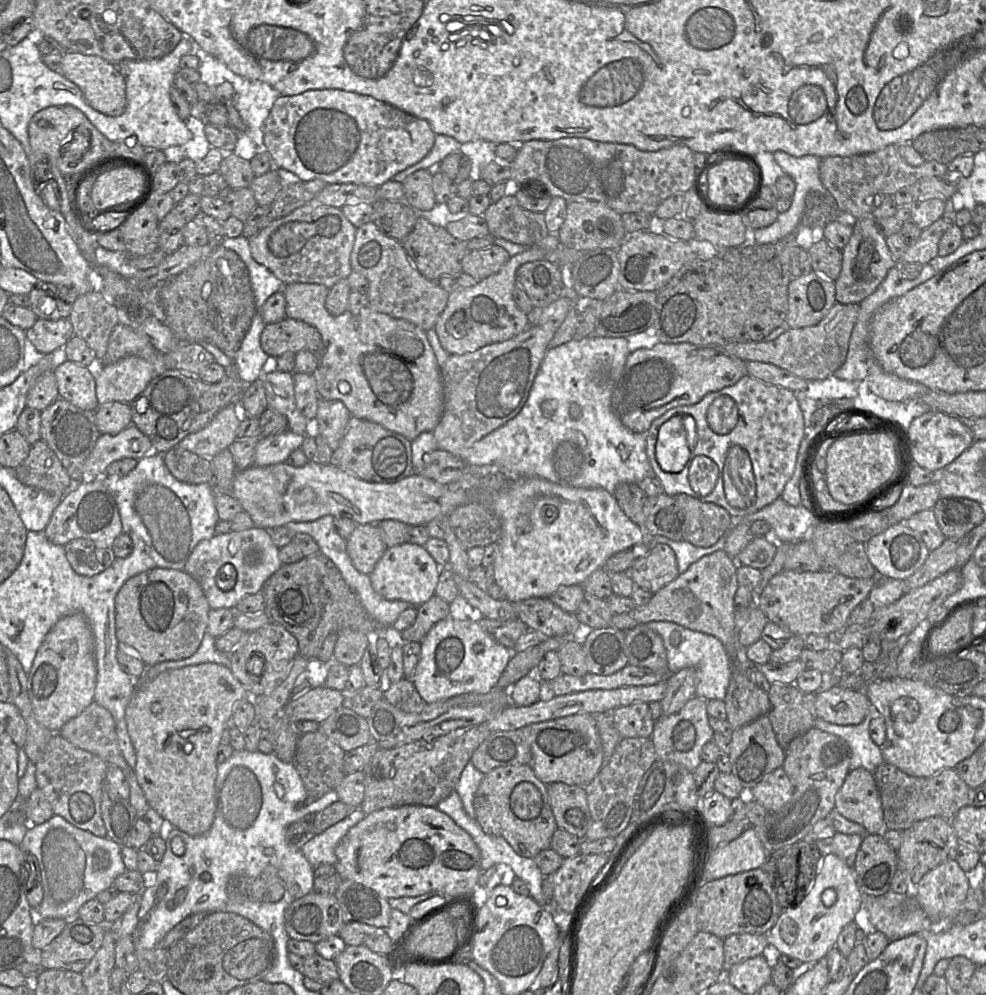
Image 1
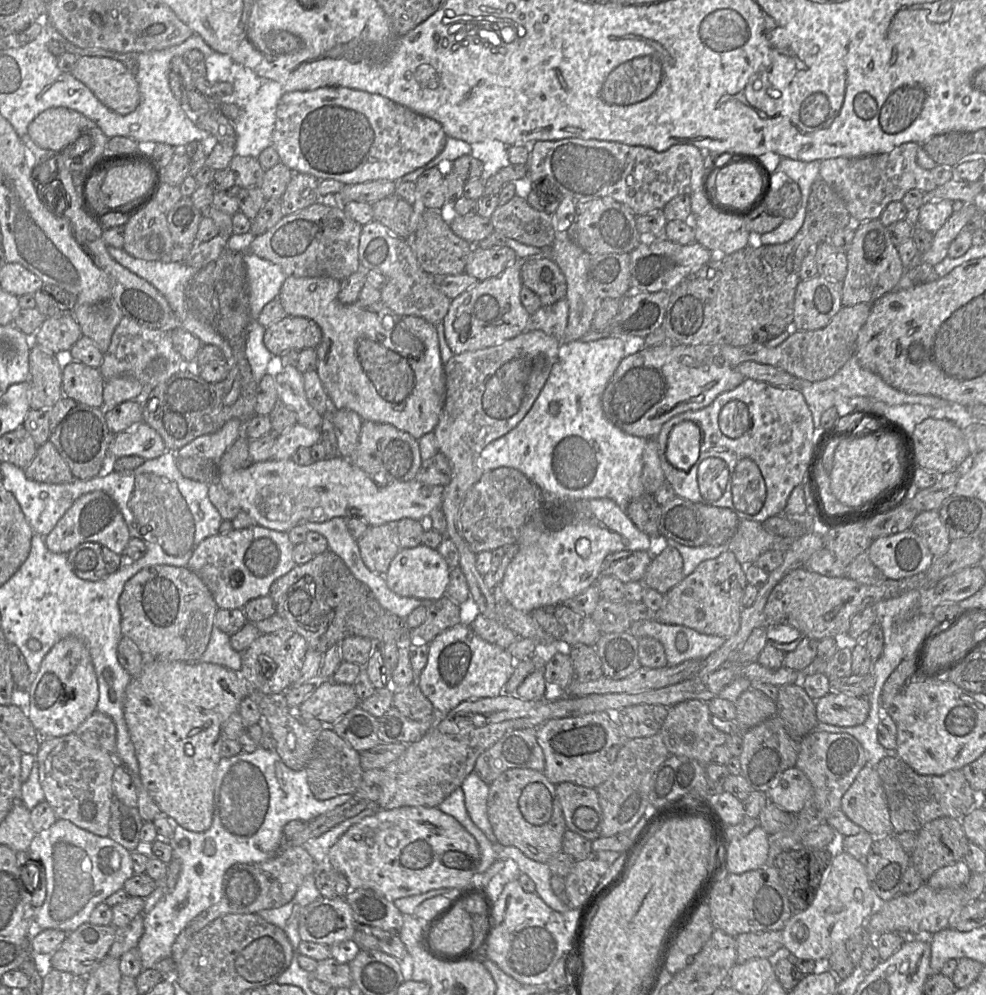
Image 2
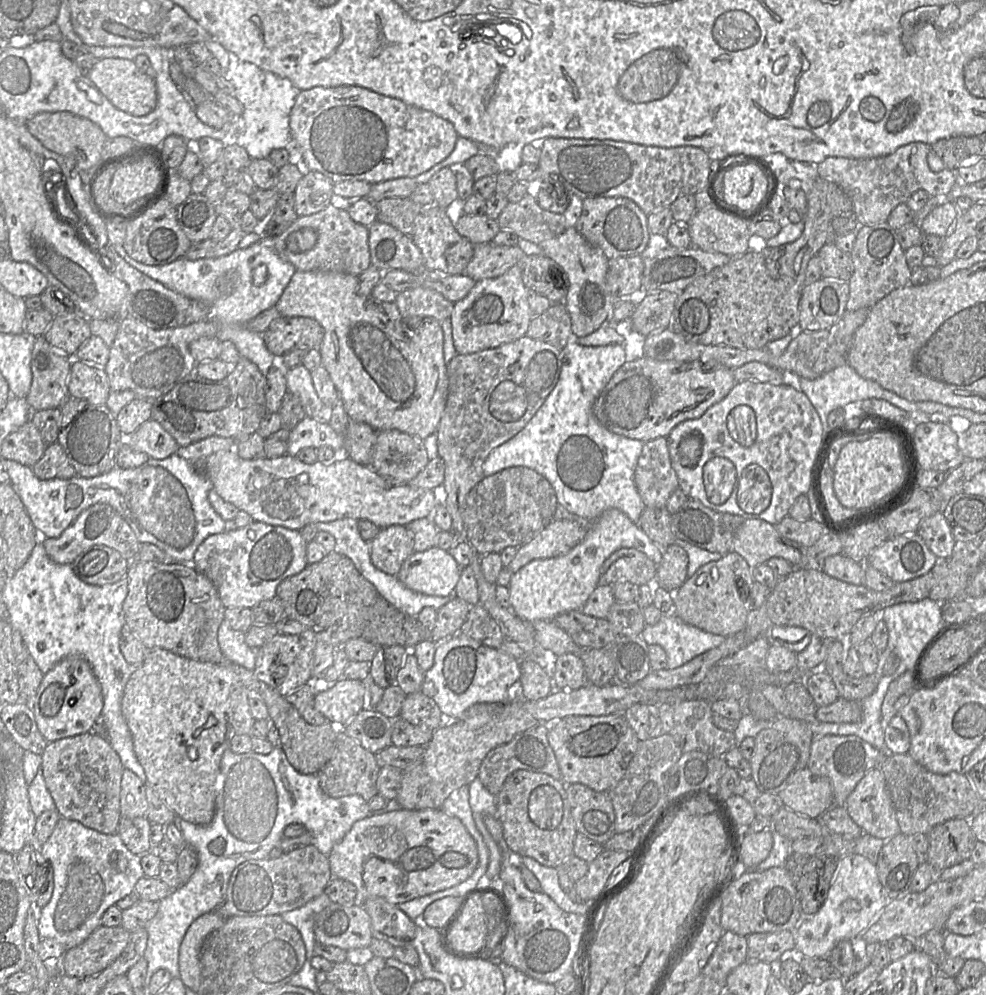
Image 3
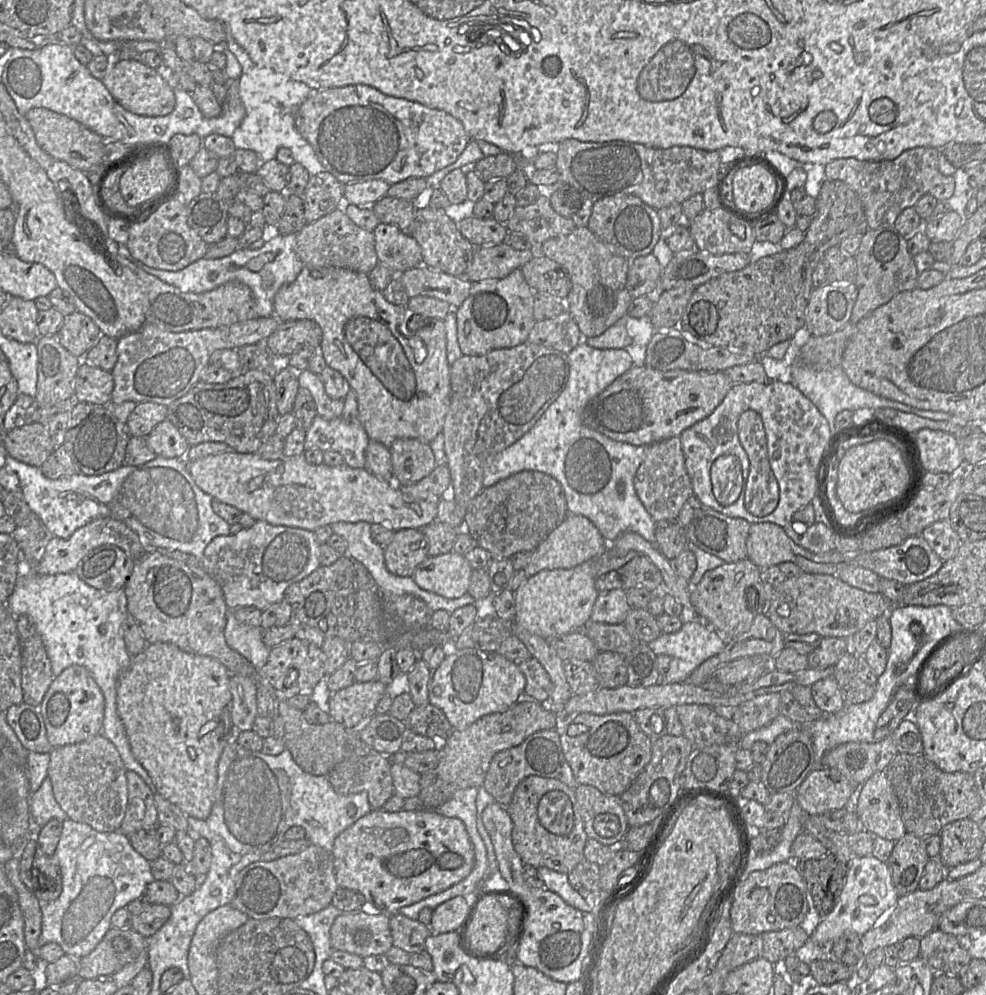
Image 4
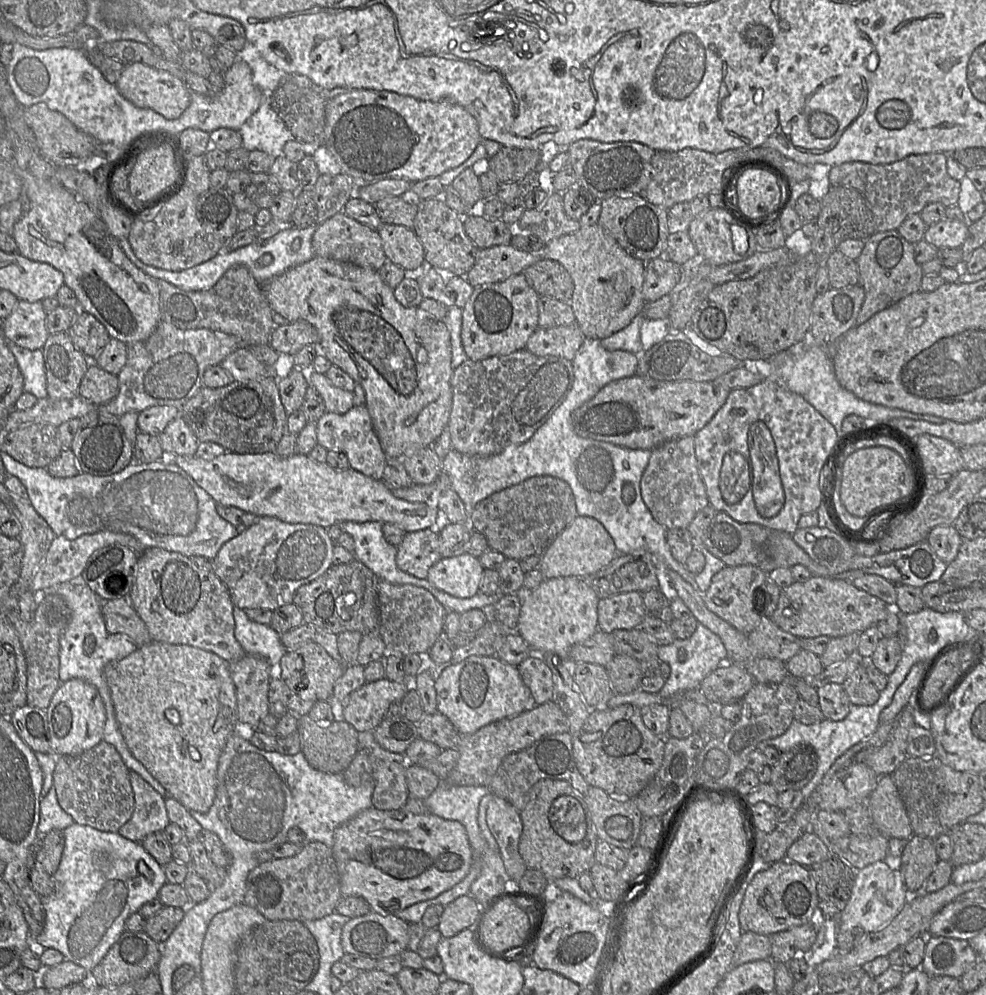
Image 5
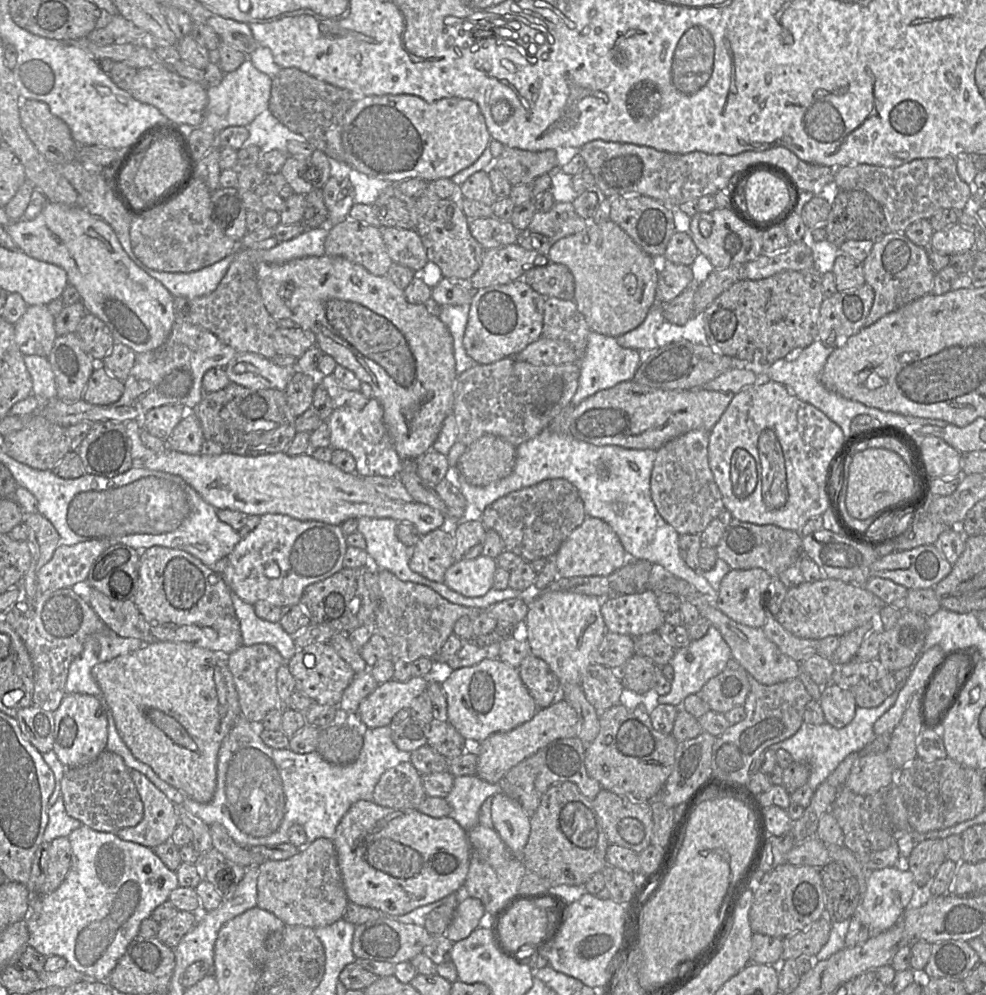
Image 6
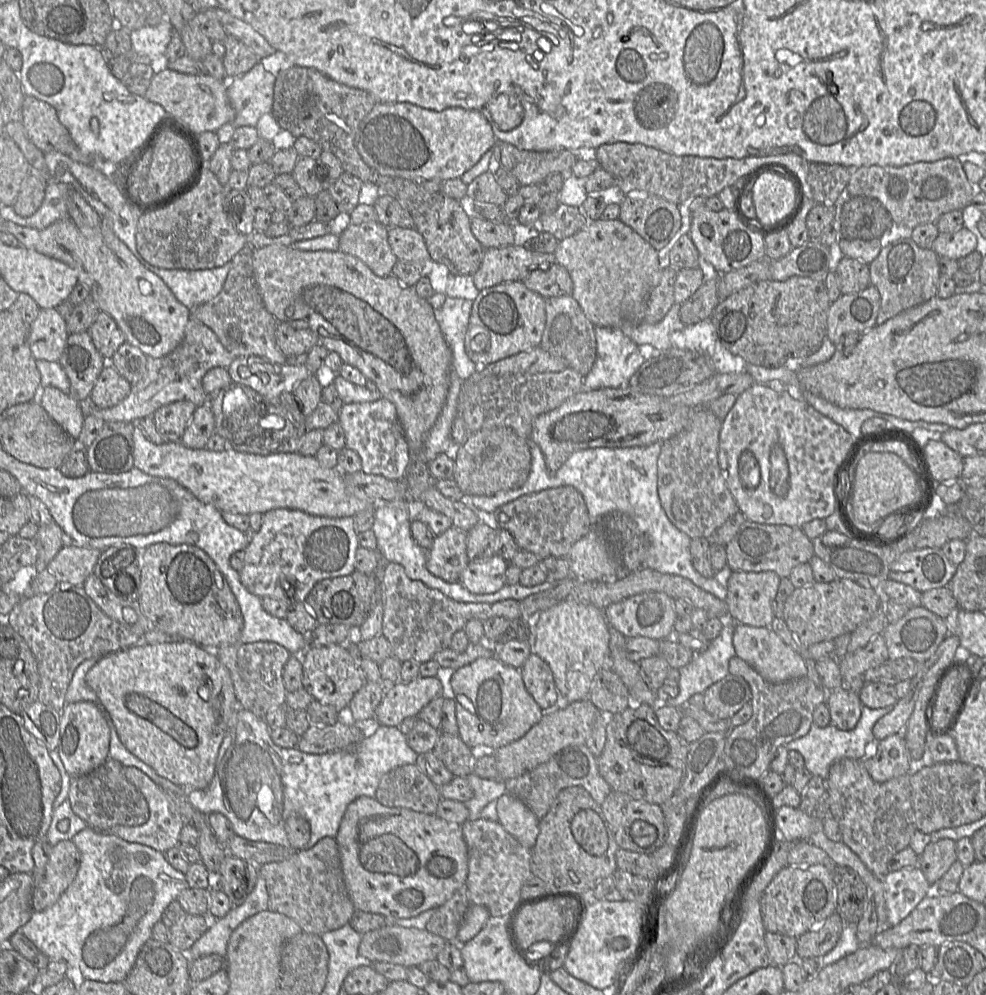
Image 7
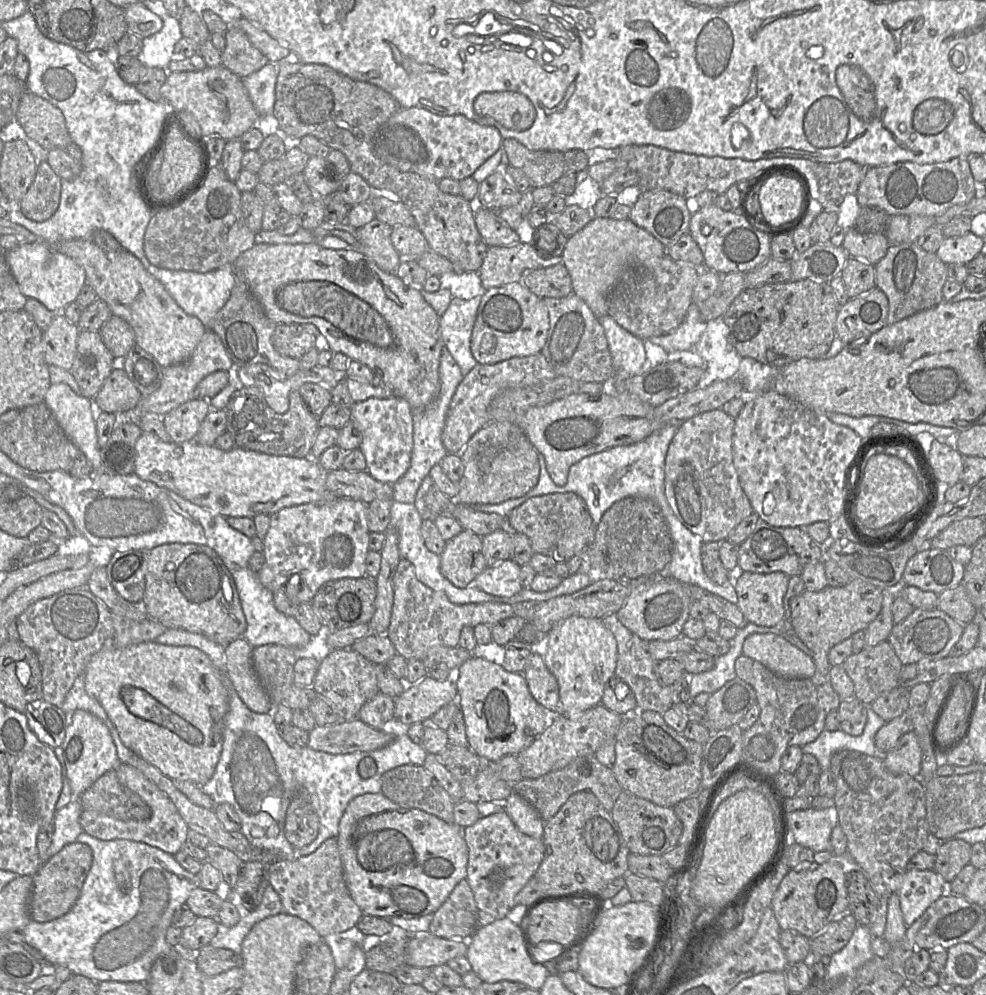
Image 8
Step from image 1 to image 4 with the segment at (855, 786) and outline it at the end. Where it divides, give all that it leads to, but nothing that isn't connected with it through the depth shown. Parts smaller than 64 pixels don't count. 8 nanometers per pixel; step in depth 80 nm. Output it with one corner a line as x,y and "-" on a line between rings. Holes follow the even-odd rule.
883,771
859,787
851,809
861,829
879,838
896,842
906,834
897,797

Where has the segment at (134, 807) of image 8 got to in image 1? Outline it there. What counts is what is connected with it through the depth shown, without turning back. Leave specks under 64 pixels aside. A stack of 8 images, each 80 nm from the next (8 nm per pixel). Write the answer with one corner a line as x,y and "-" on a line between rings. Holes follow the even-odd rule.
54,733
43,756
36,763
37,788
52,806
54,815
61,816
73,826
95,836
106,837
101,816
101,797
108,765
100,757
74,746
59,733

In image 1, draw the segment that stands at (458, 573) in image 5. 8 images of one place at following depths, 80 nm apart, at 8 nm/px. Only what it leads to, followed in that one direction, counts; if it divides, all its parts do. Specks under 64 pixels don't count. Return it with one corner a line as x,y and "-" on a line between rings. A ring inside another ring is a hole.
404,543
387,547
369,577
372,588
382,597
417,607
435,595
441,568
423,546

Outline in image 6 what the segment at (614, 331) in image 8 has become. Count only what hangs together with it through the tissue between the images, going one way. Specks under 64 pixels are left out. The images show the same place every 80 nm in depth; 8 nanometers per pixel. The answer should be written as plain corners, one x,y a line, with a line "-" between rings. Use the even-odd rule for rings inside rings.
591,332
585,353
578,364
581,373
578,388
570,402
570,407
577,406
584,399
601,390
611,388
624,381
632,380
641,364
641,355
635,349
620,346
614,337

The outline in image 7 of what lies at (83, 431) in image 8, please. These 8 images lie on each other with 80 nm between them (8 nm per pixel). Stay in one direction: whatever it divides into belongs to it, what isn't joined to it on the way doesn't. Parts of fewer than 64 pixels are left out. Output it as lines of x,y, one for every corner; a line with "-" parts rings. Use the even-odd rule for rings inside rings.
47,386
40,391
39,403
49,416
77,441
85,419
85,404
60,389

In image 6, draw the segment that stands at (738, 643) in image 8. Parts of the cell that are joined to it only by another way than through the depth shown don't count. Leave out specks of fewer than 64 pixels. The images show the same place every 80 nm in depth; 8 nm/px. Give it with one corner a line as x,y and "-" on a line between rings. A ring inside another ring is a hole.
711,625
703,637
692,640
687,647
675,649
675,654
669,661
669,665
674,670
671,689
669,693
660,695
658,703
682,707
684,699
689,695
699,694
702,687
711,678
717,676
726,668
730,659
732,659
732,654
728,644
721,633

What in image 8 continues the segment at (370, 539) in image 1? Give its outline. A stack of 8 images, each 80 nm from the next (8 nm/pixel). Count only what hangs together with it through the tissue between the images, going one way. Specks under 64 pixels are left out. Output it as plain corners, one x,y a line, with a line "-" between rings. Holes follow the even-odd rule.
463,530
446,541
440,555
442,575
458,588
467,588
487,567
487,560
482,553
482,537

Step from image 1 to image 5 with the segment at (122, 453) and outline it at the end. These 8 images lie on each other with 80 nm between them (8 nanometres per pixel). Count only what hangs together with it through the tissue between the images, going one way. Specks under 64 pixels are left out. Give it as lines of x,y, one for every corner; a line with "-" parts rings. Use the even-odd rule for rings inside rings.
181,416
172,420
158,438
168,456
193,456
200,443

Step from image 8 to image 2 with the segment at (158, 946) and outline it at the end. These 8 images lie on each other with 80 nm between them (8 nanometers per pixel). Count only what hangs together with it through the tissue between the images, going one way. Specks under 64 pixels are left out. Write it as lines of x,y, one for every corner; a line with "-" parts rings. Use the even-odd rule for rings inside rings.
57,819
51,827
37,833
28,850
37,857
44,868
47,889
42,906
34,908
34,931
58,929
66,933
73,932
82,924
89,922
93,909
107,897
123,889
125,881
135,874
129,850
110,837
95,835
66,819

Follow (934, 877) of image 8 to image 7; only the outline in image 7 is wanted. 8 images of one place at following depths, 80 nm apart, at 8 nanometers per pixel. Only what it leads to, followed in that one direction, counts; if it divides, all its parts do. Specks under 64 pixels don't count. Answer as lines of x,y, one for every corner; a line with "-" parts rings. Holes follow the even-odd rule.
917,867
890,871
881,881
890,926
899,924
933,890

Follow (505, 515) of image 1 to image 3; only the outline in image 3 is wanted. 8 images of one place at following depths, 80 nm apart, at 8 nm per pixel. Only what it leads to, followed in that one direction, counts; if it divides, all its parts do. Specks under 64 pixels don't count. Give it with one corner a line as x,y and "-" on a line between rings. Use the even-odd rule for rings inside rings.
616,508
607,509
590,524
584,539
568,553
533,560
512,575
508,585
511,611
529,623
552,621
560,613
580,611
598,586
600,569
605,560
623,548
644,553
655,565
659,565
664,552
623,512

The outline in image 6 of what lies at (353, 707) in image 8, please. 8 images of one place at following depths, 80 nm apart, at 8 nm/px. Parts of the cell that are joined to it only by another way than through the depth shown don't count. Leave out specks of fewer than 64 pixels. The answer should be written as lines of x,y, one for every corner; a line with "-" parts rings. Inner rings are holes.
328,643
312,644
304,648
298,648
286,664
295,679
295,691
304,693
313,703
322,705
338,707
344,690
352,682
355,675
351,666

